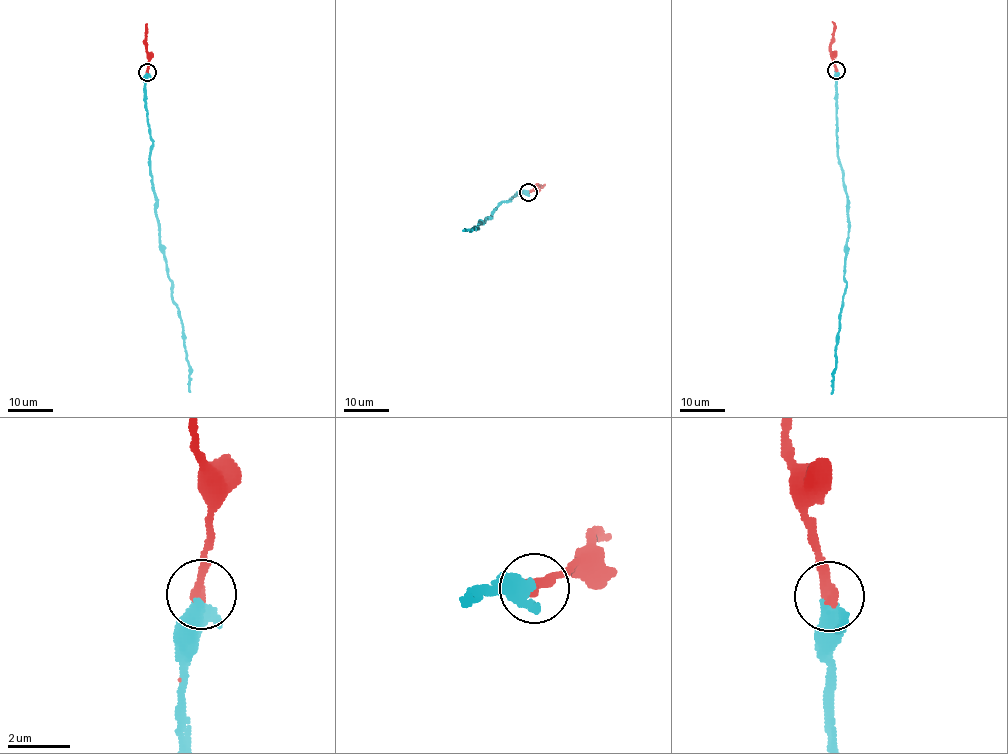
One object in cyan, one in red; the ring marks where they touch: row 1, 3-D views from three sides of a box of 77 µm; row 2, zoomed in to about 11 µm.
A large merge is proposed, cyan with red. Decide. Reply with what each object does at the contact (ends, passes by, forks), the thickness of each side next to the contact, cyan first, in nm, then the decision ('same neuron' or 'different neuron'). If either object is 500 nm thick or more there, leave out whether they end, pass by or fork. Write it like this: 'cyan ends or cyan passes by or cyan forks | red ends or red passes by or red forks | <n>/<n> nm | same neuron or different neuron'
cyan passes by | red ends | 320/340 nm | same neuron

